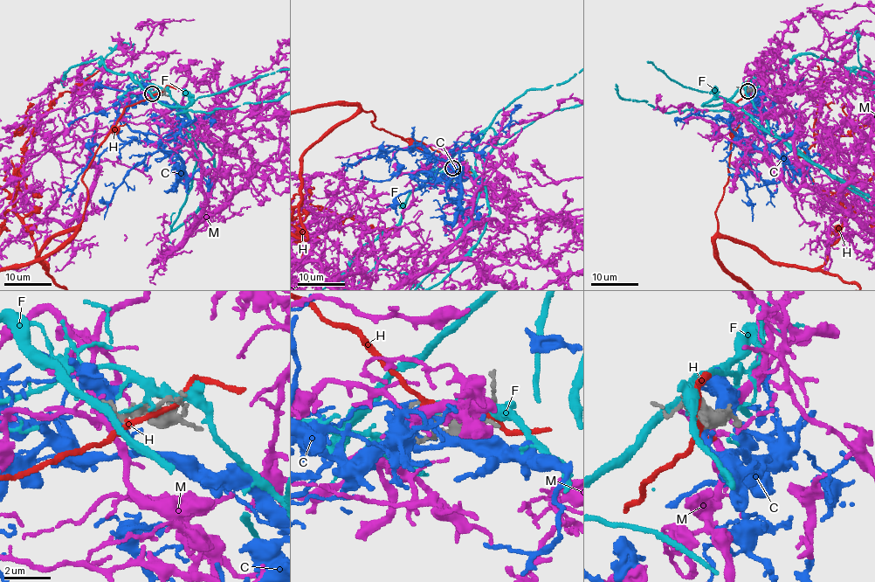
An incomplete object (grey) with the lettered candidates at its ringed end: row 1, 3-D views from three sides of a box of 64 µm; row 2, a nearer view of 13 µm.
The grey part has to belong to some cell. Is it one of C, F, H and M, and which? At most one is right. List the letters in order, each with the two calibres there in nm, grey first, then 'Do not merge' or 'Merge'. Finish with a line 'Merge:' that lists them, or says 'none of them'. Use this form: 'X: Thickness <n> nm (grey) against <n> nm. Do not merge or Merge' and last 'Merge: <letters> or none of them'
C: Thickness 160 nm (grey) against 200 nm. Do not merge
F: Thickness 190 nm (grey) against 120 nm. Do not merge
H: Thickness 200 nm (grey) against 170 nm. Do not merge
M: Thickness 190 nm (grey) against 170 nm. Merge
Merge: M

